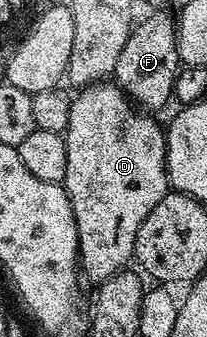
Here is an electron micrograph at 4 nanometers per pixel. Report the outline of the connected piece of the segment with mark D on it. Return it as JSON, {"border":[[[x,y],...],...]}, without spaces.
{"border":[[[99,82],[97,84],[87,84],[81,89],[79,96],[75,95],[72,99],[72,115],[68,118],[68,126],[65,130],[66,149],[68,150],[68,174],[64,181],[64,187],[70,205],[72,206],[72,214],[76,218],[76,230],[78,231],[78,262],[80,272],[83,277],[86,276],[93,282],[101,282],[108,279],[109,276],[115,276],[117,272],[123,271],[127,267],[126,263],[134,260],[134,243],[136,242],[136,234],[140,230],[140,226],[144,222],[144,218],[148,218],[148,214],[152,210],[152,206],[156,206],[156,202],[160,202],[160,198],[164,198],[168,191],[168,181],[166,179],[166,133],[163,125],[157,124],[153,120],[153,115],[143,114],[132,103],[129,96],[113,82]]]}

